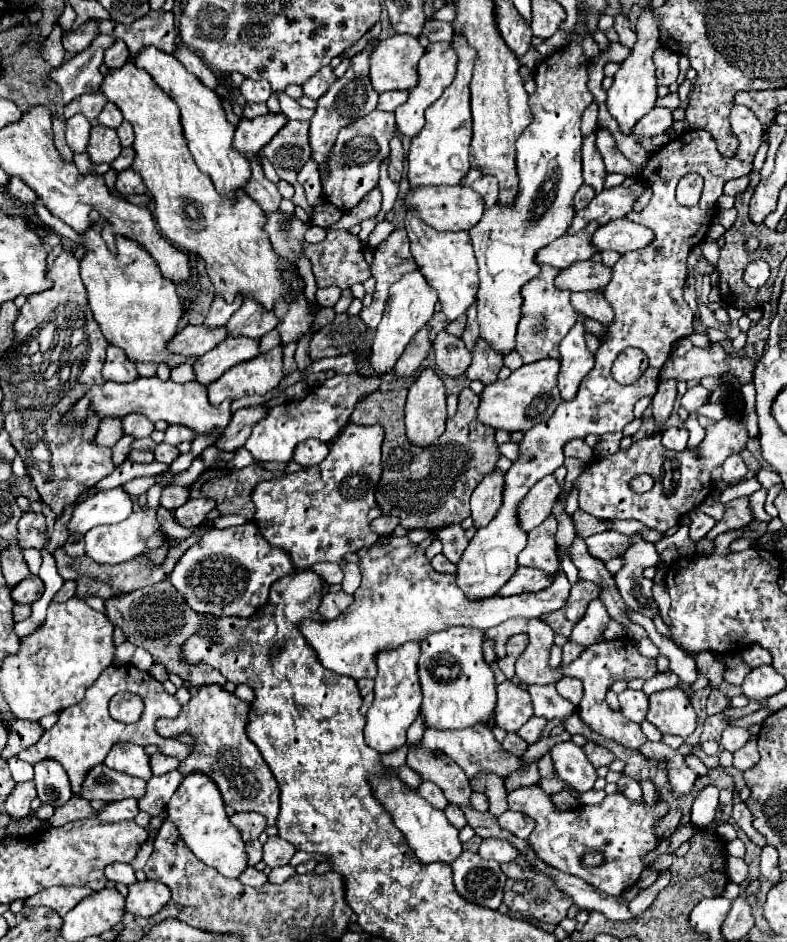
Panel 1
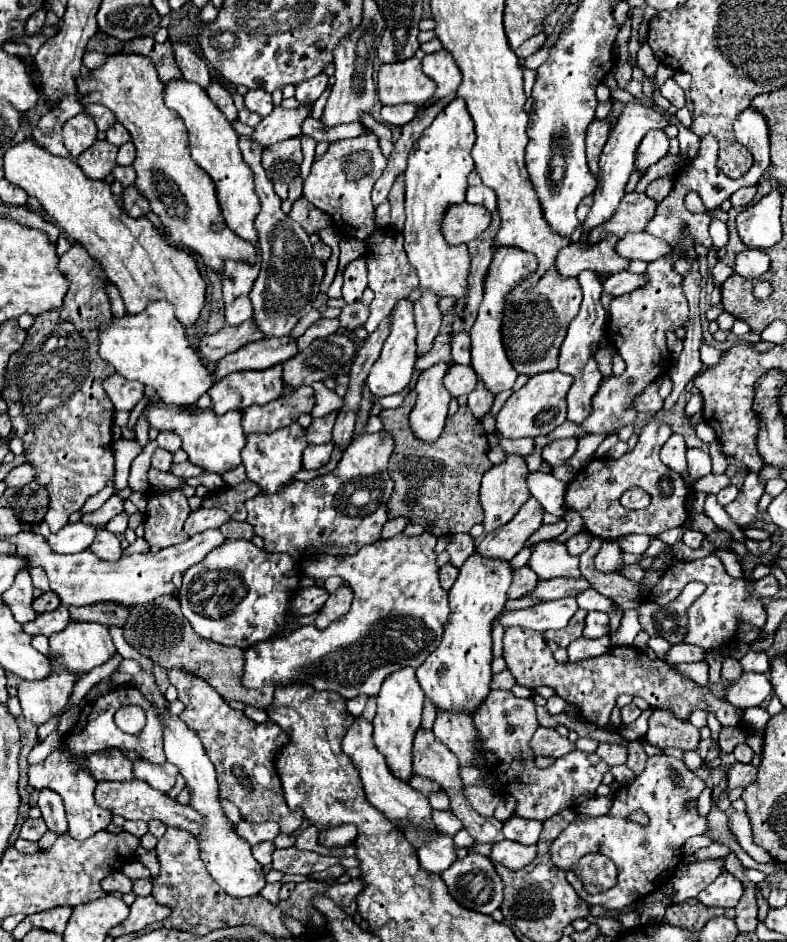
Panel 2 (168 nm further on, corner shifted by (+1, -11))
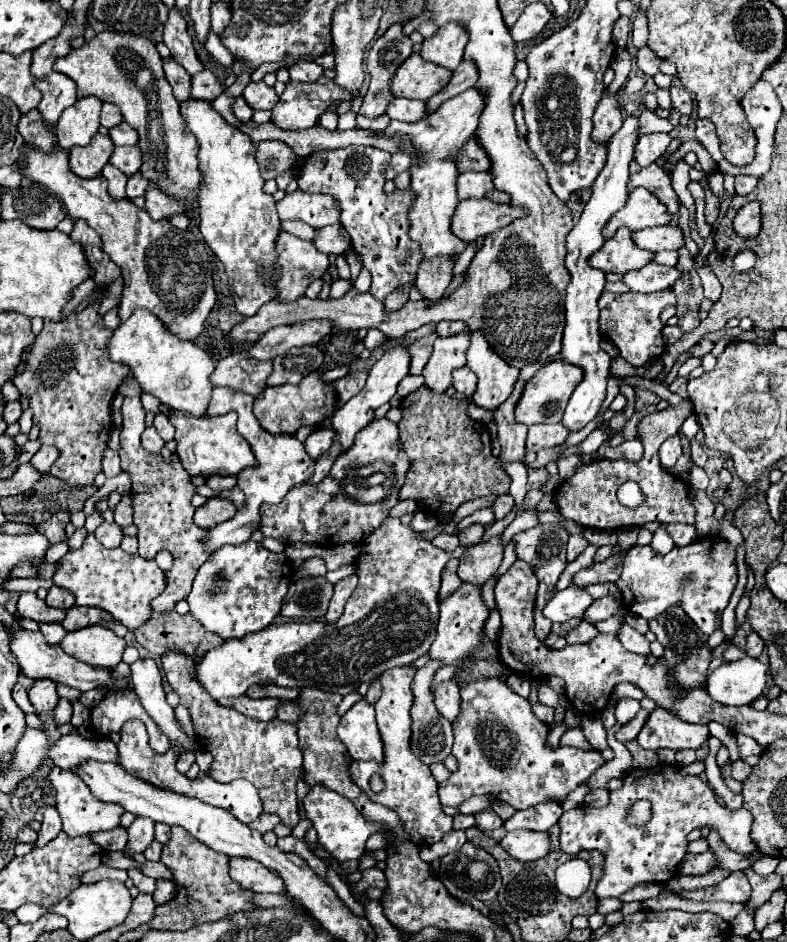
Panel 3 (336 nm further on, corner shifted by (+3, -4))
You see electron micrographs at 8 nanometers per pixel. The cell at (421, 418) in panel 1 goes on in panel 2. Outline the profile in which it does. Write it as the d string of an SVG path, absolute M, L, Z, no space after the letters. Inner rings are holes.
M442 362L424 370L414 386L416 404L410 412L410 428L414 436L422 442L436 442L444 430L452 396L444 388L442 378L450 364L452 362Z

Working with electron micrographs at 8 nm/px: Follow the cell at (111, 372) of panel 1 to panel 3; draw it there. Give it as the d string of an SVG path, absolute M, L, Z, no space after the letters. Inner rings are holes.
M128 375L124 379L124 383L118 389L124 395L124 405L122 405L122 433L120 433L120 467L122 471L130 473L130 481L132 481L132 505L134 505L134 525L138 527L138 543L140 543L140 551L138 555L144 559L154 559L158 551L168 549L174 557L172 567L164 573L166 575L166 589L152 601L152 609L158 613L168 613L174 611L174 605L180 599L186 599L192 587L192 581L200 569L200 565L204 565L204 561L208 561L208 557L212 555L212 549L208 549L202 539L206 535L206 529L194 525L194 511L196 507L190 503L196 487L192 485L192 477L184 471L178 455L174 453L172 461L166 463L162 459L162 455L154 455L148 453L142 445L140 445L140 435L146 429L144 425L144 407L140 403L140 393L142 389L138 387L136 379L132 375Z

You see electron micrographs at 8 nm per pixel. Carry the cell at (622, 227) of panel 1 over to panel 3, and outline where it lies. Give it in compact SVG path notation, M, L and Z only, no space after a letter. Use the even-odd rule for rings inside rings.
M666 225L666 227L652 227L644 231L636 231L636 245L642 245L642 249L656 253L664 249L682 249L686 241L684 241L682 229Z

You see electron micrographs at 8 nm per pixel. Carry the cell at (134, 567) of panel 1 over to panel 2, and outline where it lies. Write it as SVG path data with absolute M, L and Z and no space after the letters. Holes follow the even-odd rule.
M98 602L92 606L74 606L70 608L70 620L76 622L102 622L104 626L124 626L128 616L126 606L114 602Z

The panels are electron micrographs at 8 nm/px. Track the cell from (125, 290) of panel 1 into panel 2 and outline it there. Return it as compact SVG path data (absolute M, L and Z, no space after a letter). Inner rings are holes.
M156 300L140 314L124 314L122 318L112 316L108 324L102 324L98 332L100 356L110 362L120 376L152 386L162 402L188 408L194 406L204 392L208 392L212 378L188 344L184 332L186 330L178 322L170 302Z

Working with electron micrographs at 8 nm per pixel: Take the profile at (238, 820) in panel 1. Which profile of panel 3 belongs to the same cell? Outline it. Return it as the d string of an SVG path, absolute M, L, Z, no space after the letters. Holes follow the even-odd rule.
M262 813L256 821L252 821L252 823L250 823L250 827L252 827L252 829L256 829L256 831L260 831L260 833L266 833L266 831L272 831L278 823L280 823L280 819L278 819L276 815Z

